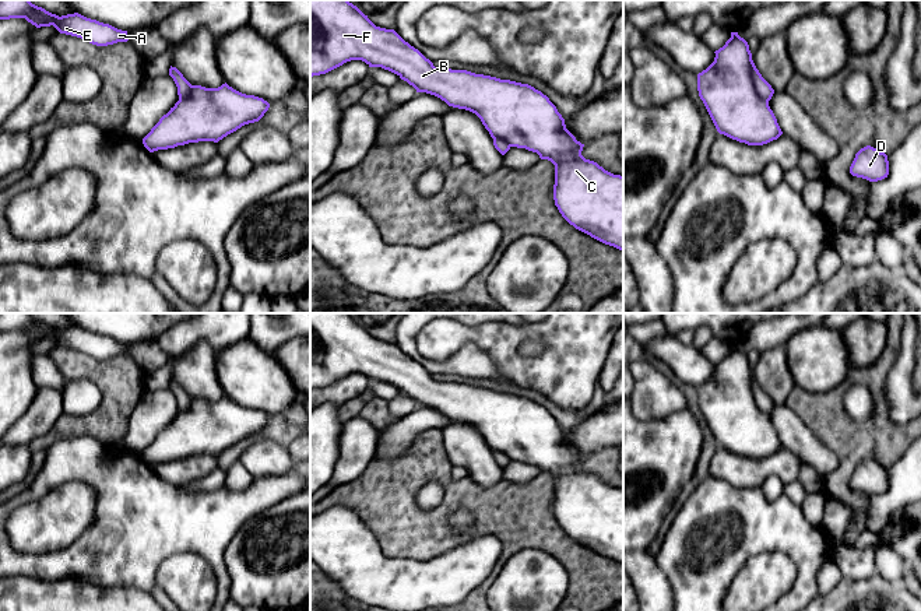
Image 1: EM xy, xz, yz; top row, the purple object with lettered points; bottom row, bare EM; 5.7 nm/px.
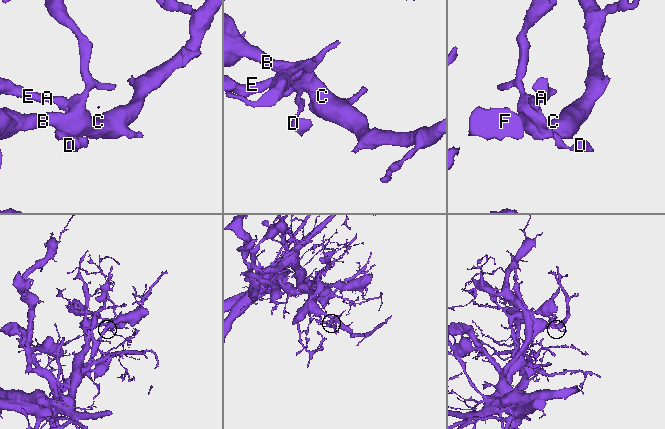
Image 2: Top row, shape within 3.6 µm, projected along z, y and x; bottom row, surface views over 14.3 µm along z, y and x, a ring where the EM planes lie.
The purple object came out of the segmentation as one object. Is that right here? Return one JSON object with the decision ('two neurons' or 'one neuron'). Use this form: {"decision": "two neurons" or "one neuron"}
{"decision": "two neurons"}

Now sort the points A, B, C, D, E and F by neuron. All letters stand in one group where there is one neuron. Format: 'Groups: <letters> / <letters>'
Groups: A D E / B C F

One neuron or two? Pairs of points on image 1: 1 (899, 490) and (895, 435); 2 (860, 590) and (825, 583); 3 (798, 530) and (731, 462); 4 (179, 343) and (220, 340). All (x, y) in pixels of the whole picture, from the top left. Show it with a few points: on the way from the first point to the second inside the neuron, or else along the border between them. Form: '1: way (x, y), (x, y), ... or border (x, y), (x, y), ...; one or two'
1: border (906, 449), (896, 459); two
2: border (843, 578), (832, 589), (821, 593); two
3: border (721, 478), (735, 487), (759, 487); two
4: way (189, 334), (210, 334); one

